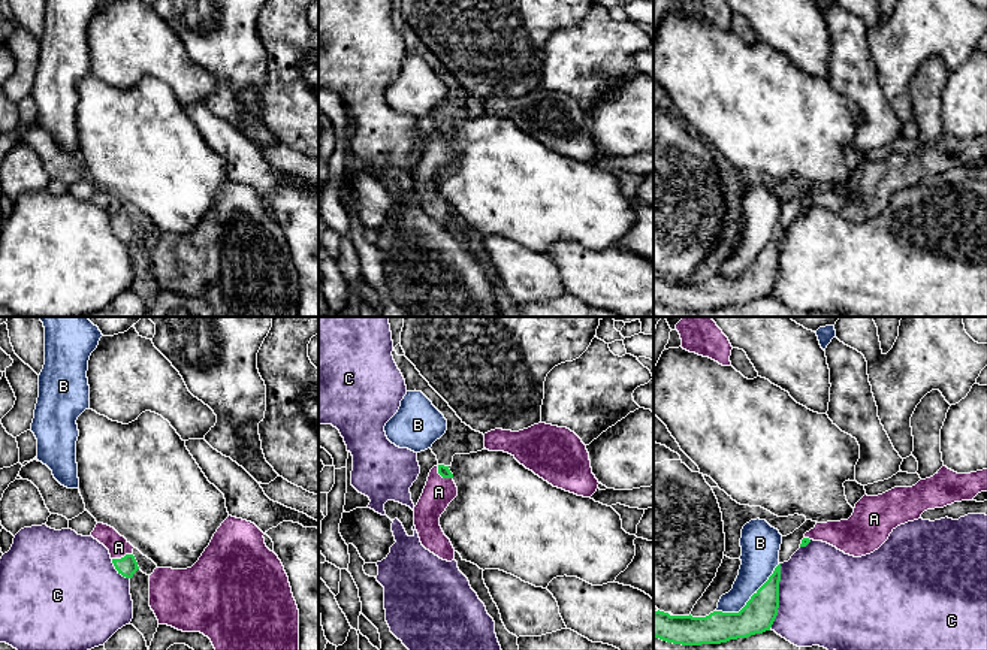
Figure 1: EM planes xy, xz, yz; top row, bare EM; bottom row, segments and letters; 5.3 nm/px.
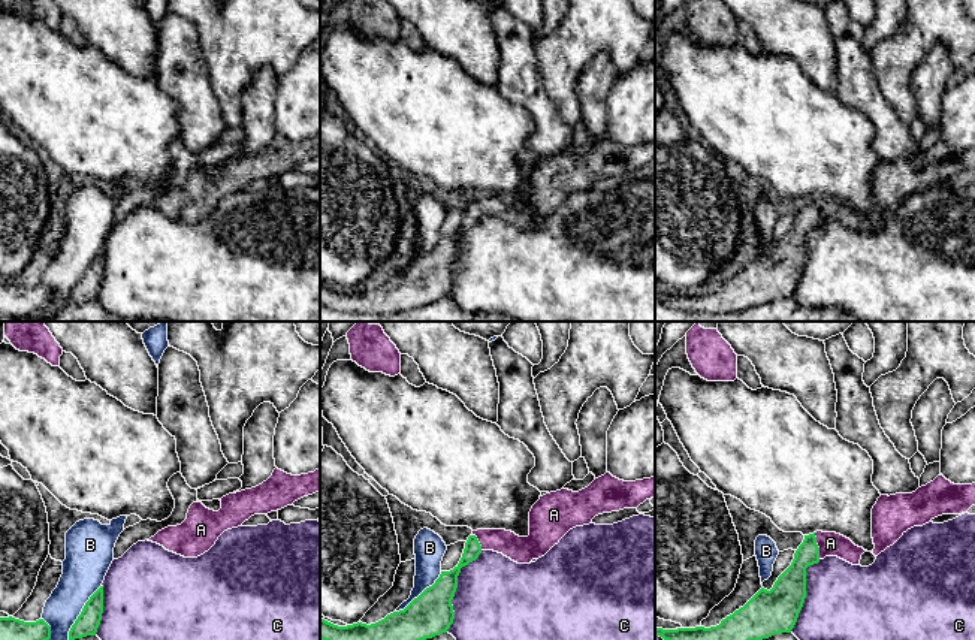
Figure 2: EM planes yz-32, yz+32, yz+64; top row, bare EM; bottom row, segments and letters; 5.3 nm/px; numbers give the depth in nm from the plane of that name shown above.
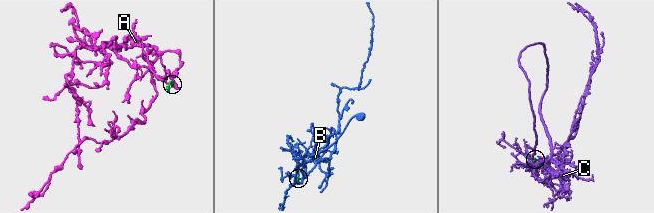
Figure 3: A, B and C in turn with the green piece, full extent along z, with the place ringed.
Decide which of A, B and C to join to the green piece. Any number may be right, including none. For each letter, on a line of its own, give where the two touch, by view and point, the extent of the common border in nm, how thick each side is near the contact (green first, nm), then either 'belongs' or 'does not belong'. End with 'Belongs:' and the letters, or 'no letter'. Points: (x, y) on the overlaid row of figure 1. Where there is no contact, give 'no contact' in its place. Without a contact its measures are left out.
A: meets green in xz at (441, 475); contact 120 nm long; 60 nm thick on the green side, 160 nm on the other; belongs
B: meets green in yz at (751, 598); contact 440 nm long; 180 nm thick on the green side, 200 nm on the other; does not belong
C: meets green in yz at (778, 596); contact 360 nm long; 180 nm thick on the green side, 500 nm on the other; does not belong
Belongs: A

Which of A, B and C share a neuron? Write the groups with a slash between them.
A / B / C

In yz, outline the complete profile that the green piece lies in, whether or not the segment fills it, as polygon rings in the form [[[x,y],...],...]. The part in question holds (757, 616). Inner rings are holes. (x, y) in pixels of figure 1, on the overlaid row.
[[[781,563],[739,613],[713,611],[706,617],[654,611],[654,637],[682,646],[721,644],[770,631],[779,608]]]

